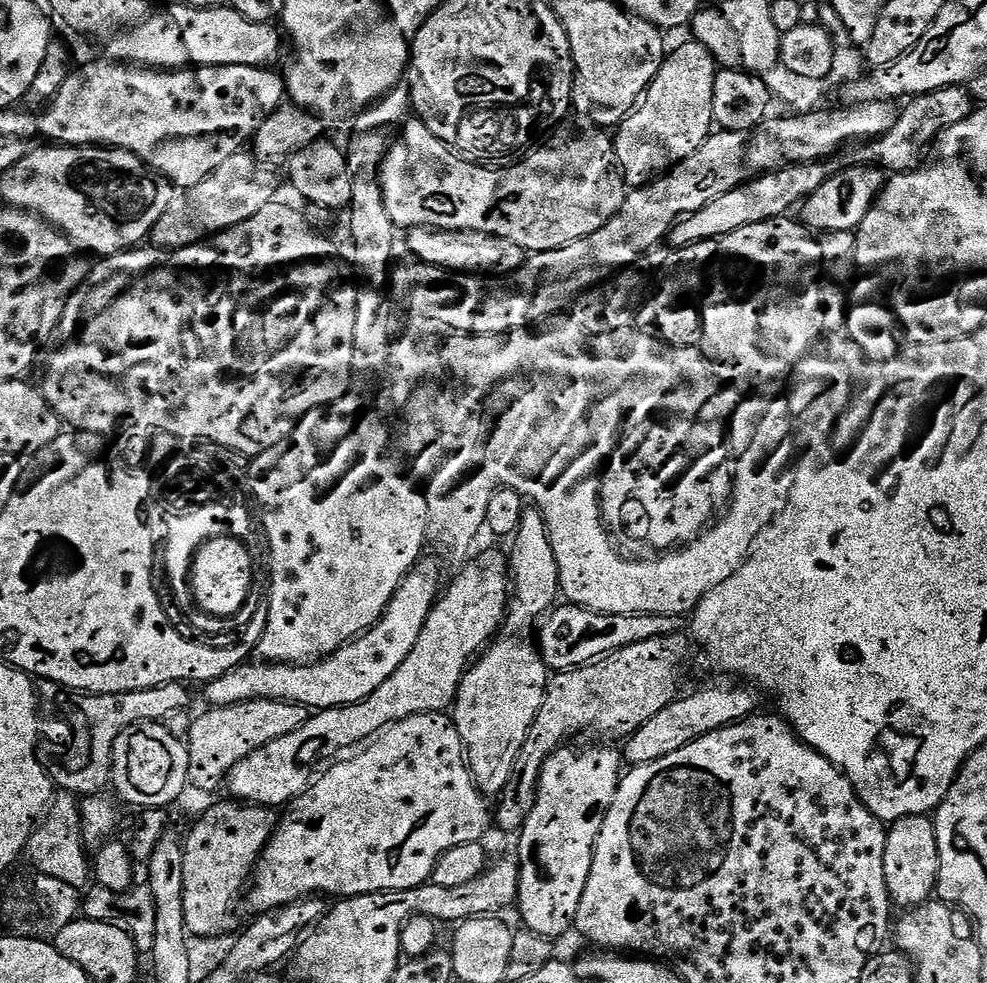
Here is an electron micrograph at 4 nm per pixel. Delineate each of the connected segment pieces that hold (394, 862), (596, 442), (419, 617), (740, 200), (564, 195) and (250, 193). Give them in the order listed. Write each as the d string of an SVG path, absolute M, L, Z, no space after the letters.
M423 712L417 716L408 716L405 720L398 721L397 724L388 725L364 750L361 756L356 756L353 760L341 759L336 762L341 762L341 764L333 763L331 765L333 768L324 777L321 775L301 796L296 797L287 811L283 813L285 816L282 816L275 832L268 839L268 845L265 846L264 853L260 856L260 863L256 865L250 887L246 892L246 904L248 900L249 906L254 910L253 913L272 912L276 908L284 908L287 904L293 904L296 900L316 898L324 894L320 892L329 892L330 895L336 896L332 898L351 898L369 896L375 892L405 892L411 888L417 888L418 885L431 881L434 866L438 858L446 854L446 850L454 850L454 846L463 844L479 844L485 839L483 836L487 834L488 827L490 829L493 827L493 809L484 793L476 789L472 772L468 769L468 758L464 755L464 743L451 715L443 712Z
M571 322L555 324L541 327L539 330L509 332L507 336L465 336L463 334L456 334L451 337L452 341L445 348L442 348L444 363L449 373L453 372L462 383L469 384L472 388L496 388L500 384L500 392L508 399L508 405L501 410L500 417L494 420L494 423L491 425L488 447L484 453L484 460L481 461L479 467L447 494L436 494L440 496L435 497L433 495L431 497L428 505L428 530L431 539L433 541L437 540L444 548L470 547L479 538L480 532L482 536L482 533L485 531L484 523L486 522L486 510L490 503L490 498L494 498L494 494L499 488L512 488L519 496L531 501L546 522L550 546L554 550L554 562L558 562L560 592L567 603L575 604L578 608L585 608L598 614L612 614L614 616L687 617L689 614L695 612L696 607L700 605L702 598L707 592L714 590L714 586L726 582L726 578L732 575L743 564L761 530L768 527L788 506L788 495L792 493L792 476L788 474L784 476L784 471L787 468L789 471L790 465L794 460L794 440L793 437L792 440L788 437L788 424L790 428L790 420L786 415L785 401L780 398L773 399L771 402L764 398L748 398L745 399L748 401L733 414L732 433L730 431L727 433L726 443L730 449L731 459L734 461L734 479L732 481L732 498L723 515L711 527L701 532L698 539L652 558L656 560L627 560L626 557L619 556L612 549L612 543L614 543L613 537L605 525L604 517L600 515L600 486L597 480L602 465L611 456L612 451L622 439L622 433L625 431L624 423L628 419L636 420L632 422L648 422L657 414L671 414L676 418L699 418L705 422L721 422L720 420L726 419L735 410L738 396L735 391L722 390L720 381L716 379L715 374L712 372L711 364L708 363L708 359L706 359L699 347L675 348L674 345L664 344L660 340L655 340L646 334L642 334L639 330L625 330L623 332L615 332L614 334L588 336L582 330L578 330L578 326Z
M421 558L412 567L410 574L389 602L388 609L384 611L380 621L369 632L364 632L350 643L343 644L333 656L325 656L323 660L306 664L270 664L267 662L239 664L234 670L222 674L222 678L203 685L202 692L210 702L208 704L212 708L224 708L248 700L280 700L282 703L299 704L309 710L319 710L350 706L370 698L370 694L374 694L374 690L378 690L378 686L382 686L382 682L386 682L390 674L394 674L394 670L398 670L398 666L406 662L410 650L414 650L414 642L418 642L418 634L422 634L422 626L426 626L426 618L432 613L432 608L441 595L440 568L434 561L428 559Z
M829 158L814 164L792 164L788 168L779 168L776 172L757 176L749 184L730 190L730 194L722 194L722 198L714 198L710 206L702 206L702 210L691 212L690 215L681 218L668 231L666 244L669 244L672 250L679 250L682 246L690 246L694 242L719 241L720 237L734 230L742 230L742 226L787 217L792 207L795 209L797 205L807 200L810 194L814 194L814 190L818 190L822 182L826 182L835 172L840 171L842 164L838 161L839 159Z
M580 118L575 122L573 128L562 129L553 144L537 147L511 166L496 167L471 164L443 140L434 138L421 120L409 119L388 145L384 161L380 163L380 185L386 210L400 230L474 230L498 238L510 238L510 242L522 246L528 254L558 250L578 238L586 238L586 234L602 230L602 226L622 210L626 185L624 175L620 173L613 137L590 120Z
M244 150L235 152L233 156L226 158L226 162L222 162L222 166L218 166L214 174L202 178L198 186L190 186L173 195L170 206L166 206L162 218L158 218L158 222L152 227L151 243L161 250L185 248L191 244L199 244L200 241L207 240L218 232L225 232L227 228L238 226L238 222L246 222L246 218L254 218L254 214L262 210L262 206L277 199L276 176L272 172L275 171L257 160L255 155Z

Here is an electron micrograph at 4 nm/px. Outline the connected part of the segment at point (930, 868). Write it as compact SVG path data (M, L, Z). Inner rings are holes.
M907 816L891 821L886 838L884 869L888 899L897 909L917 908L933 899L940 878L940 855L936 825L928 816Z

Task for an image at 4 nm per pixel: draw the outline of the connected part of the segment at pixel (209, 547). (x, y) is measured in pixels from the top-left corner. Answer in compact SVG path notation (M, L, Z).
M230 537L214 538L197 551L189 581L196 605L202 613L228 620L228 617L243 611L254 590L254 562L251 555L253 553L245 543Z

